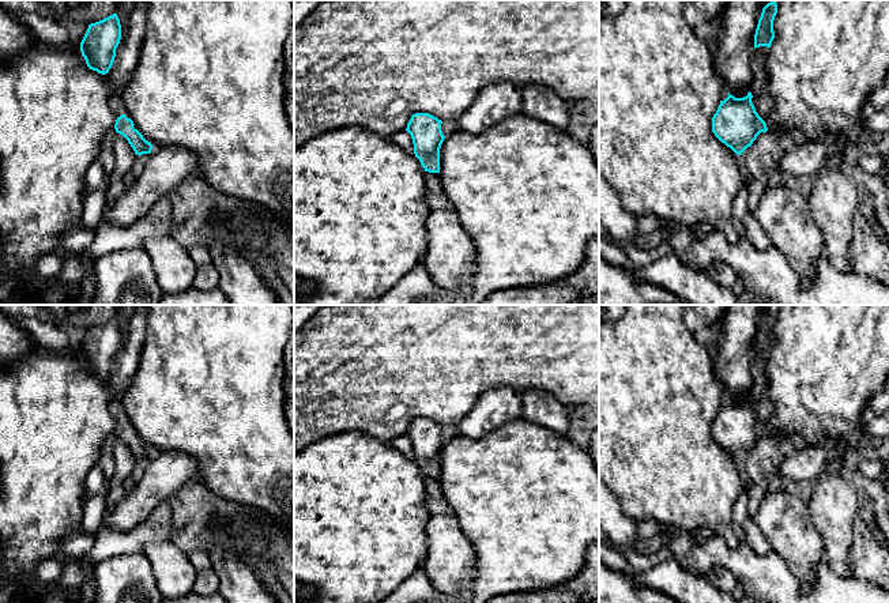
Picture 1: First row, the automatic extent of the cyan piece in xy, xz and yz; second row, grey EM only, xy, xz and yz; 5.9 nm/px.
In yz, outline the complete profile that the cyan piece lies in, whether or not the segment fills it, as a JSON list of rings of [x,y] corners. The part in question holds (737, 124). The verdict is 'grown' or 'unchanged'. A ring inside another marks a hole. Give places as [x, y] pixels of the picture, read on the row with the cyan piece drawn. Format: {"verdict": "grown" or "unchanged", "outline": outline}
{"verdict": "grown", "outline": [[[771,1],[762,8],[758,19],[750,63],[751,90],[743,98],[735,98],[728,93],[712,117],[715,136],[738,155],[750,147],[761,132],[768,131],[762,118],[776,106],[768,88],[766,72],[766,56],[775,38],[773,20],[776,14],[777,4]]]}

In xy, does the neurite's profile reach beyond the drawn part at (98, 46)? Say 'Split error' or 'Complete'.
Split error

